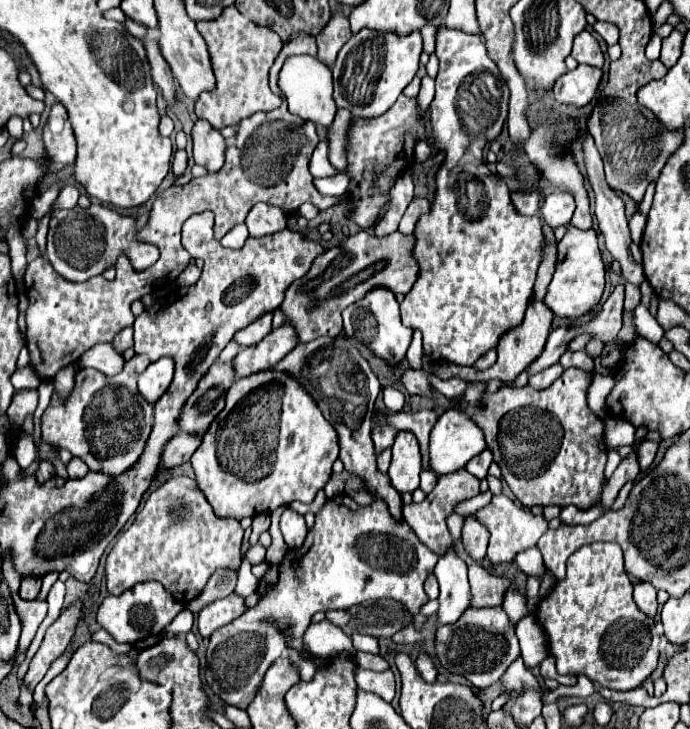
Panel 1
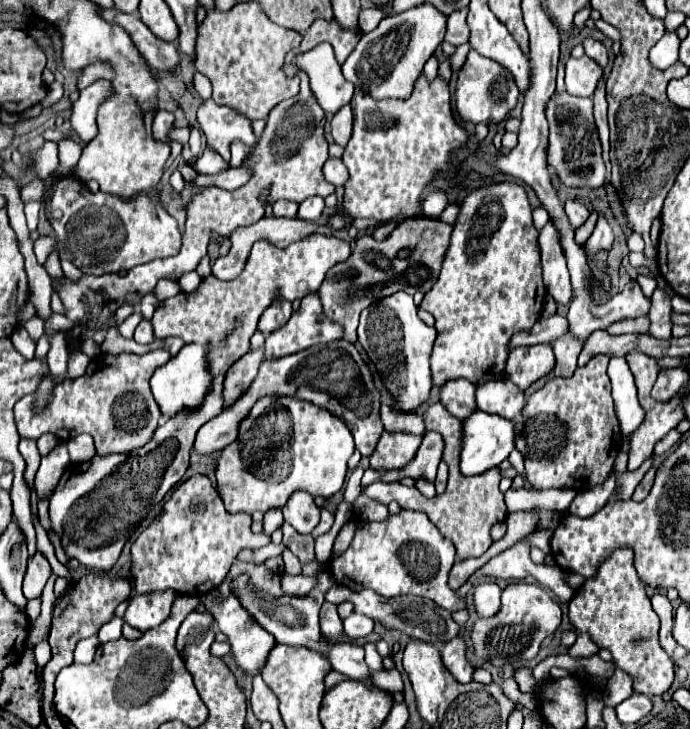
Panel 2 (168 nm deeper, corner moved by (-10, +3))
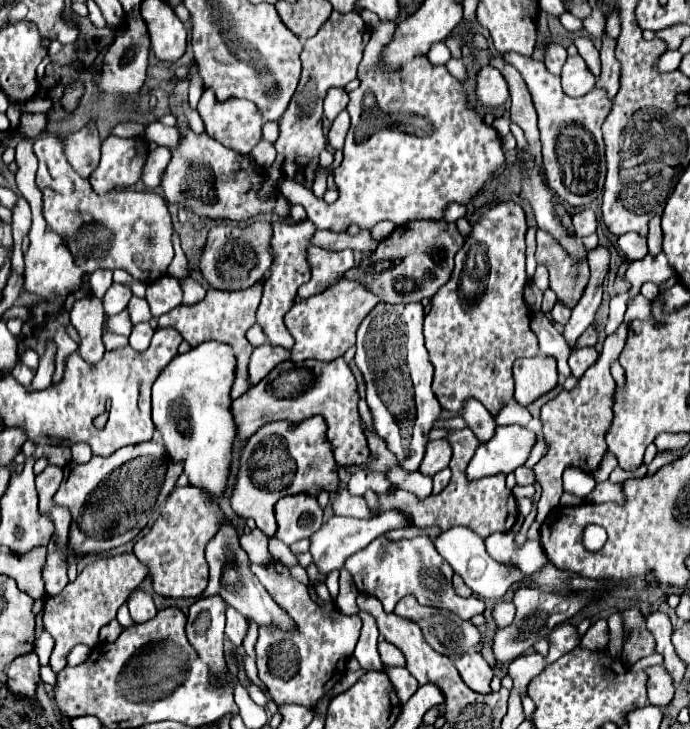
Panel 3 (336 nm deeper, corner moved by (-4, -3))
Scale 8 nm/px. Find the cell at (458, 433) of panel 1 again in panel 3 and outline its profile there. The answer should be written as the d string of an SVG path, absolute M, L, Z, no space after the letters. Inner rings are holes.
M497 426L491 440L477 446L469 466L467 478L477 480L493 474L509 474L521 466L535 444L535 432L523 426Z

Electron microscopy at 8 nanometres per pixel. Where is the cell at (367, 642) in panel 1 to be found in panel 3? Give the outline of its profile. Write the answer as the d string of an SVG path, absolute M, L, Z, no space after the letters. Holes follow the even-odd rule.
M251 564L251 572L259 578L259 582L265 586L265 590L271 594L271 598L285 608L291 618L295 620L295 624L299 626L299 632L279 632L277 628L259 627L259 635L257 644L255 644L255 656L257 656L257 670L259 670L259 678L263 680L263 684L267 686L273 702L277 706L283 704L299 704L305 708L313 708L317 704L317 700L321 696L327 694L327 688L331 690L337 680L341 680L345 676L345 664L347 660L353 656L353 648L359 640L359 632L361 632L361 618L359 616L343 616L333 602L323 602L319 600L319 596L315 594L313 588L297 582L291 578L287 566L283 564L269 564L269 566L257 566Z

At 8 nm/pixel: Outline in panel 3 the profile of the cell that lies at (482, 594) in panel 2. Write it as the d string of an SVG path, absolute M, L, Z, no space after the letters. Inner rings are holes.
M497 602L491 610L491 616L493 616L497 626L509 626L513 616L515 616L515 606L507 604L507 602Z

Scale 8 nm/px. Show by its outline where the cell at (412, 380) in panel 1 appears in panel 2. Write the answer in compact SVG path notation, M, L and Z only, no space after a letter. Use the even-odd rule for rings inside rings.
M461 378L447 382L447 386L441 388L441 404L445 404L447 410L457 418L467 420L477 410L475 384Z

